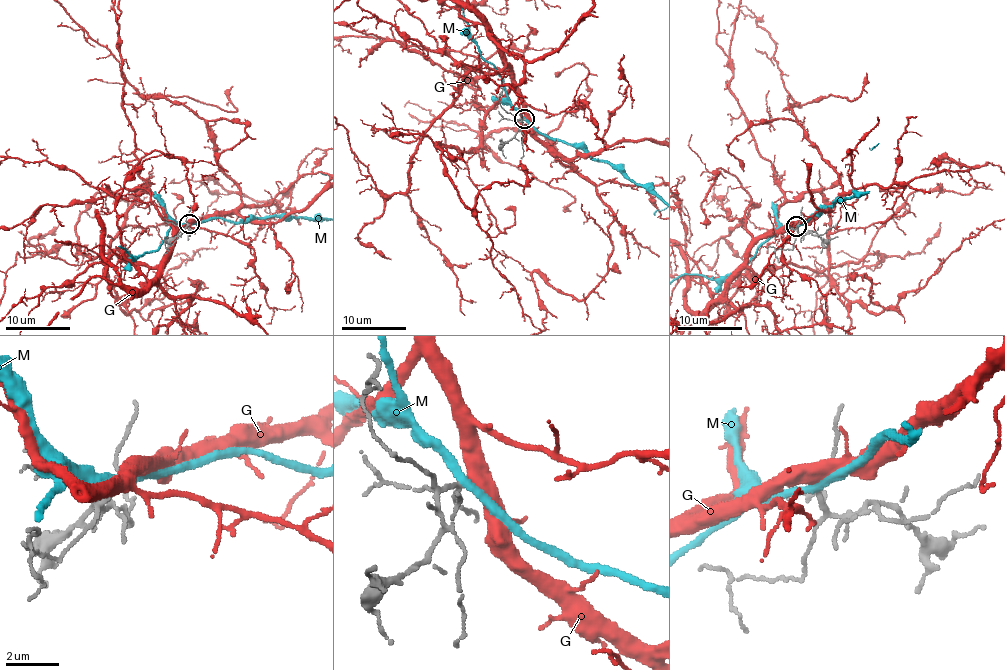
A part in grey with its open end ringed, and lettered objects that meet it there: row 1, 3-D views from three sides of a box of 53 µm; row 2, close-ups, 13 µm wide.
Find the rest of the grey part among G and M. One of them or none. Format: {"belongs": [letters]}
{"belongs": ["G"]}

